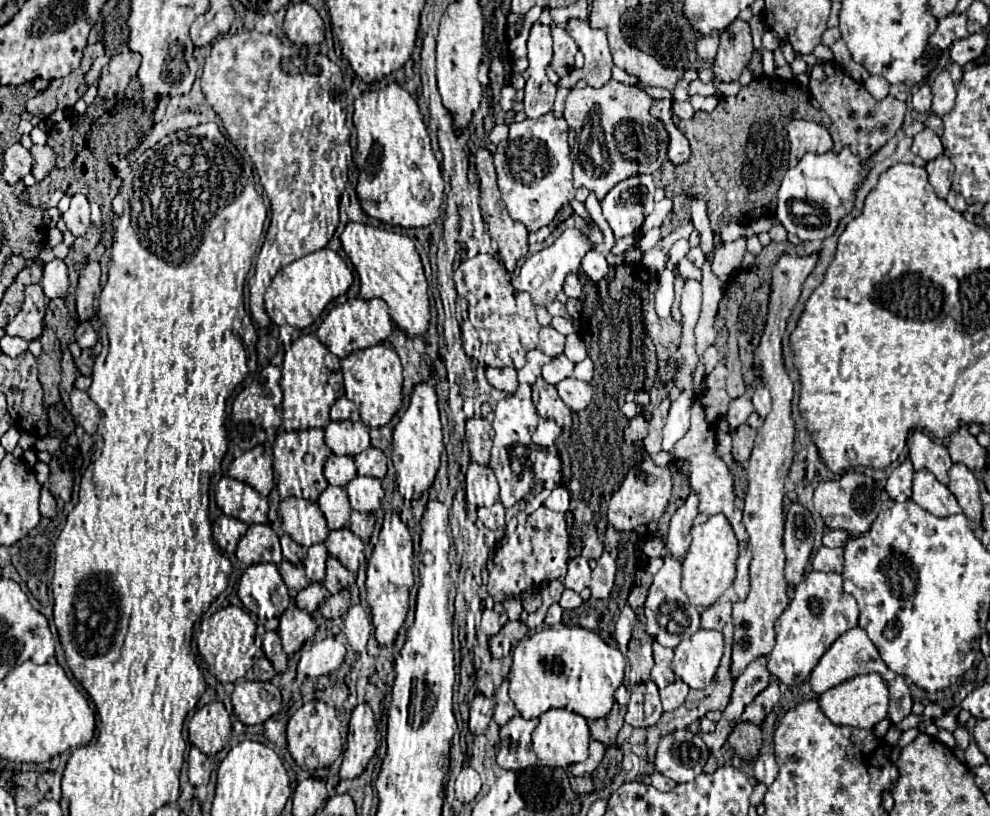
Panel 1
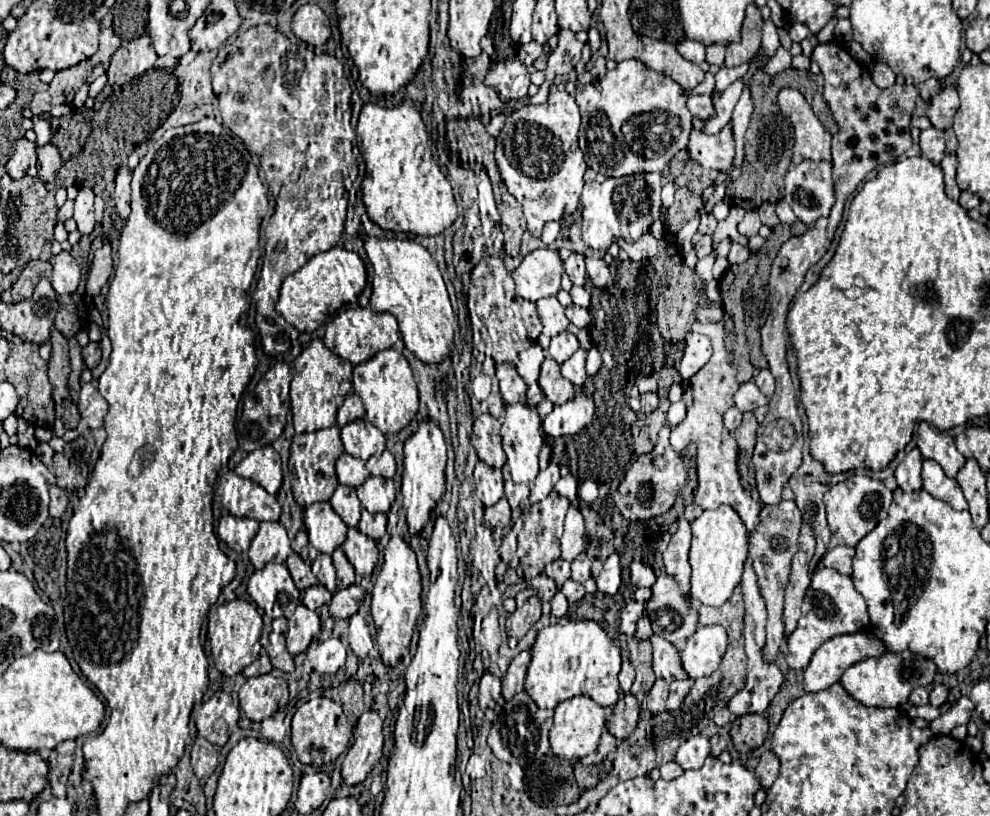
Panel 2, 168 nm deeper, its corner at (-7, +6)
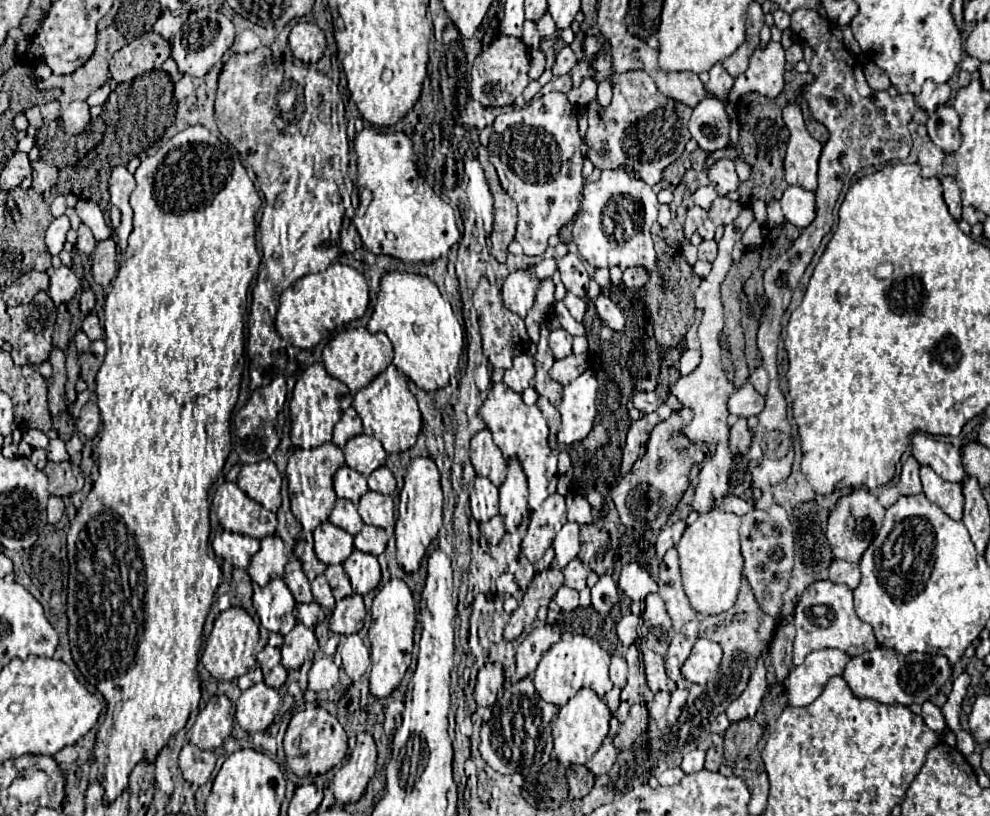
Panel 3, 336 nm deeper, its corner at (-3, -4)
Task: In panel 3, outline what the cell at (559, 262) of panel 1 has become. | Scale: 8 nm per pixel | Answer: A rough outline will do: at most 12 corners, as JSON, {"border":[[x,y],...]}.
{"border":[[527,270],[509,274],[501,288],[505,308],[525,318],[539,280]]}

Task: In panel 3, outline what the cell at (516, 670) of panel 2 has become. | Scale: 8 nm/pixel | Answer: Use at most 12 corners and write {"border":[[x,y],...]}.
{"border":[[555,624],[531,630],[517,648],[517,674],[535,672],[551,644],[561,640]]}

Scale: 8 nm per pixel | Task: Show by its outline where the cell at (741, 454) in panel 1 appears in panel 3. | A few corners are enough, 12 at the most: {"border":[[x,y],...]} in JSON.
{"border":[[739,418],[731,426],[729,450],[747,454],[751,446],[751,432],[747,418]]}

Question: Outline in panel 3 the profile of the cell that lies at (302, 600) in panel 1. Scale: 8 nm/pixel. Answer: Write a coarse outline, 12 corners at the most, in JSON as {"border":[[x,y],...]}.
{"border":[[317,602],[297,604],[297,620],[307,628],[323,622]]}

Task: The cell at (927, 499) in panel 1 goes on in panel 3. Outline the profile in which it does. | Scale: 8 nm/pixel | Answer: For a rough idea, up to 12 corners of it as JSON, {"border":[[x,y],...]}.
{"border":[[921,466],[923,494],[953,520],[963,516],[963,486]]}

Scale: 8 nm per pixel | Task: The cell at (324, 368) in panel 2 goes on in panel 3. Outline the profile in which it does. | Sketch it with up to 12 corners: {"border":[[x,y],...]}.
{"border":[[309,366],[289,402],[291,442],[331,442],[349,388]]}

